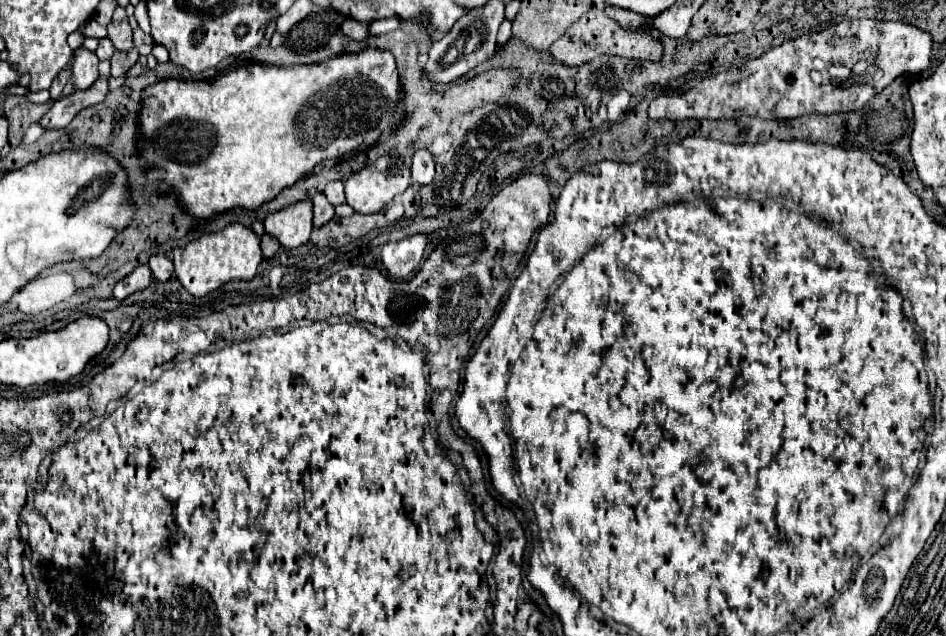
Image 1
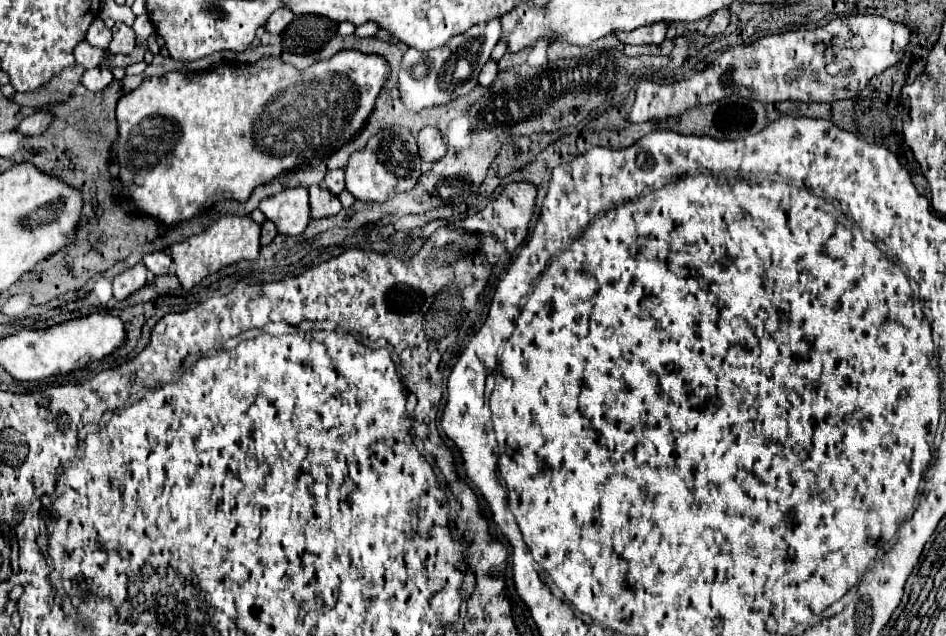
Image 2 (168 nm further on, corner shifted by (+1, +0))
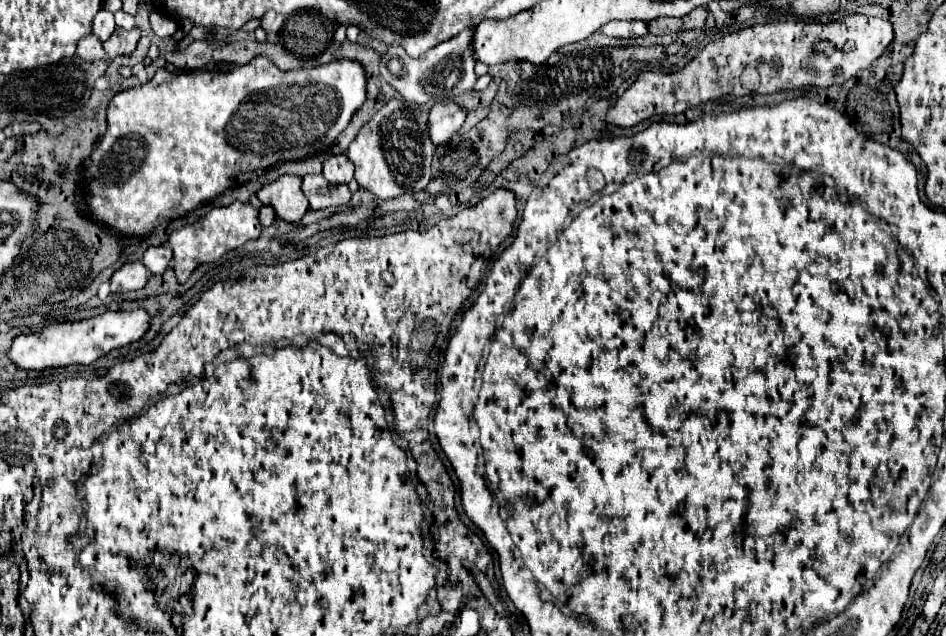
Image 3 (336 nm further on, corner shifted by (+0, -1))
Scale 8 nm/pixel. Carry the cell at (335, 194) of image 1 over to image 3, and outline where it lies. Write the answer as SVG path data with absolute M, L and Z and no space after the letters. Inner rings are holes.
M332 154L324 162L322 174L330 184L348 184L354 178L354 166L346 154Z

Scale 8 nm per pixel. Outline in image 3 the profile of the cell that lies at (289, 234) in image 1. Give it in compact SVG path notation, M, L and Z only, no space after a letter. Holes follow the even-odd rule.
M280 176L276 182L264 184L256 196L262 204L268 204L276 210L278 218L286 222L298 222L308 210L308 198L300 188L300 176Z

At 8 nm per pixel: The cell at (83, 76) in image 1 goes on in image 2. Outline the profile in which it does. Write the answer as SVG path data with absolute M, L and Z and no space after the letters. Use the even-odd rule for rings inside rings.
M81 41L75 47L75 63L81 65L85 71L89 71L93 67L99 67L101 65L101 57L103 57L103 49L95 49L87 41Z

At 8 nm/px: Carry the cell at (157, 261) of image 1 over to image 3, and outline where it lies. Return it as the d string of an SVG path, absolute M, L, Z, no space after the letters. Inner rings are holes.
M168 244L162 246L150 246L144 252L144 264L152 274L162 274L172 260L172 248Z

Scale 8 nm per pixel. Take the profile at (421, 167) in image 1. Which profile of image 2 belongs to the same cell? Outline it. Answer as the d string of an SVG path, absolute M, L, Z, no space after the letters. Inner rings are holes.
M435 127L421 129L419 137L417 137L417 145L419 145L421 161L435 163L437 159L441 159L445 155L445 145L441 141L441 133Z

